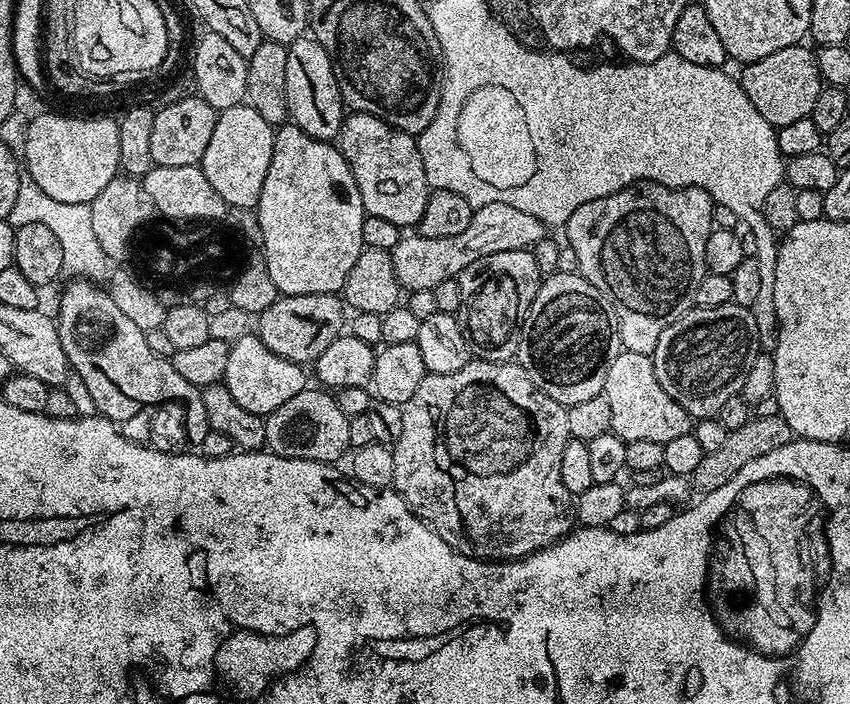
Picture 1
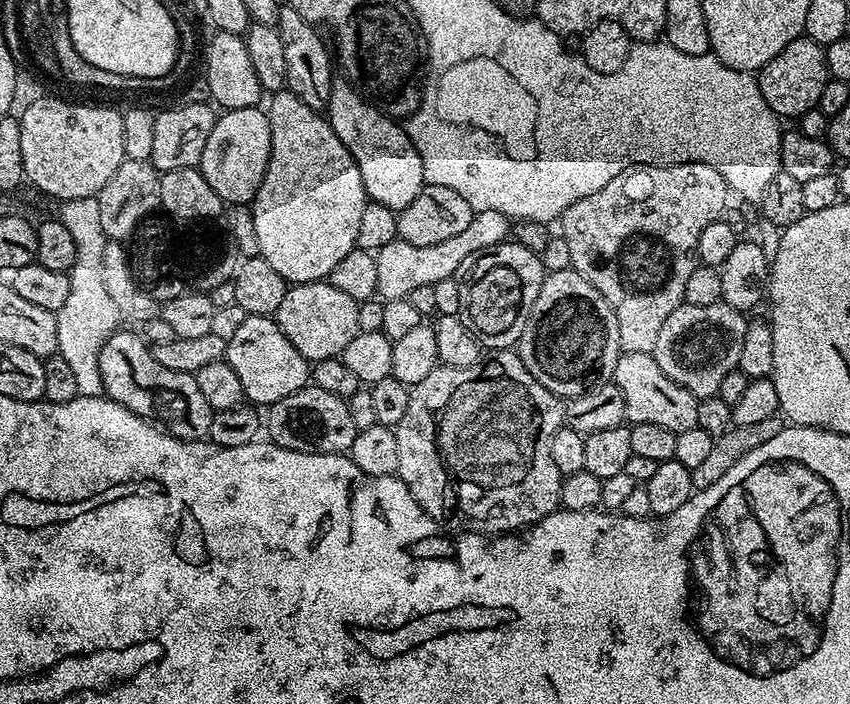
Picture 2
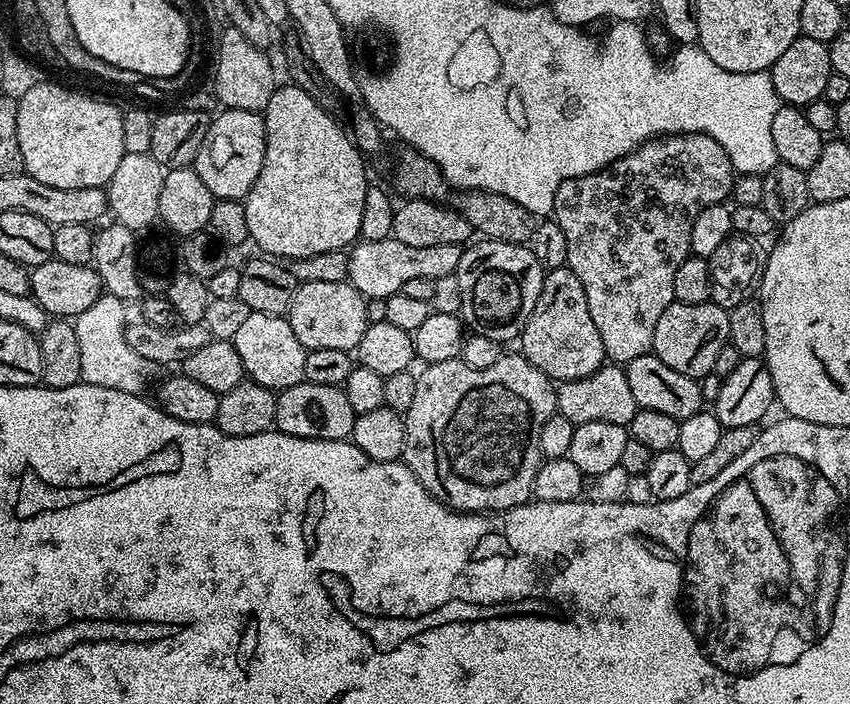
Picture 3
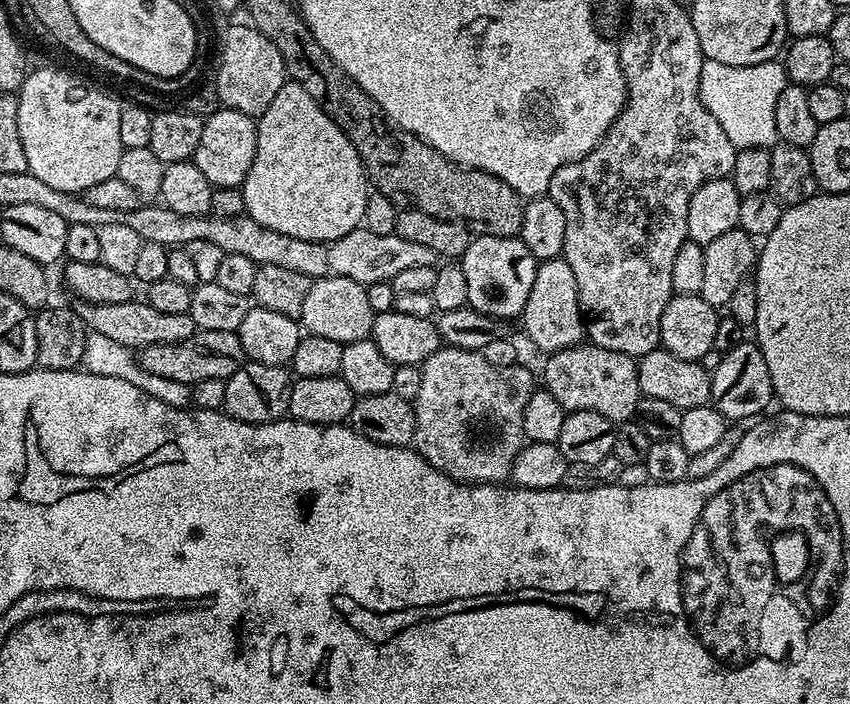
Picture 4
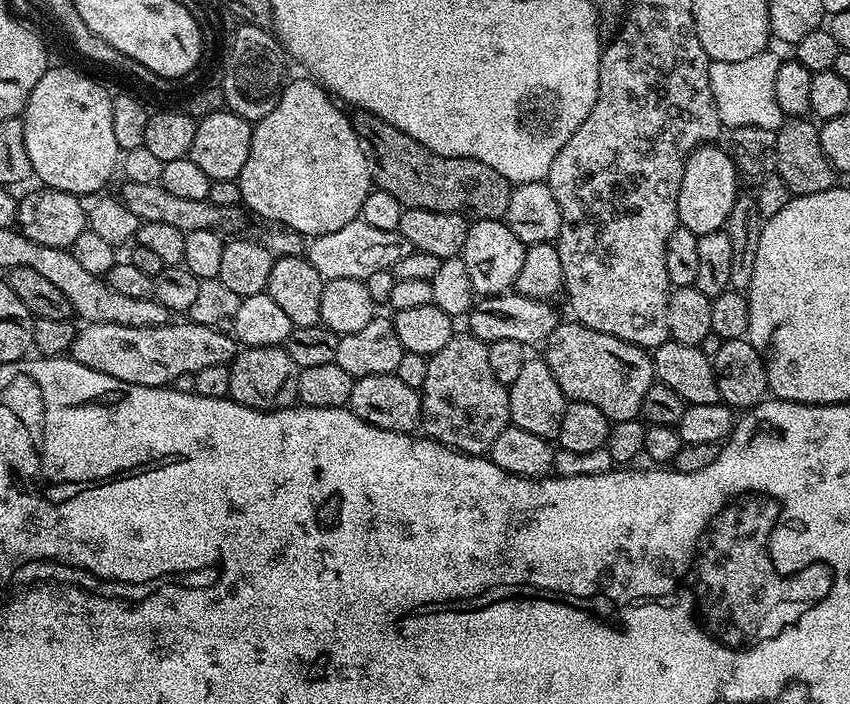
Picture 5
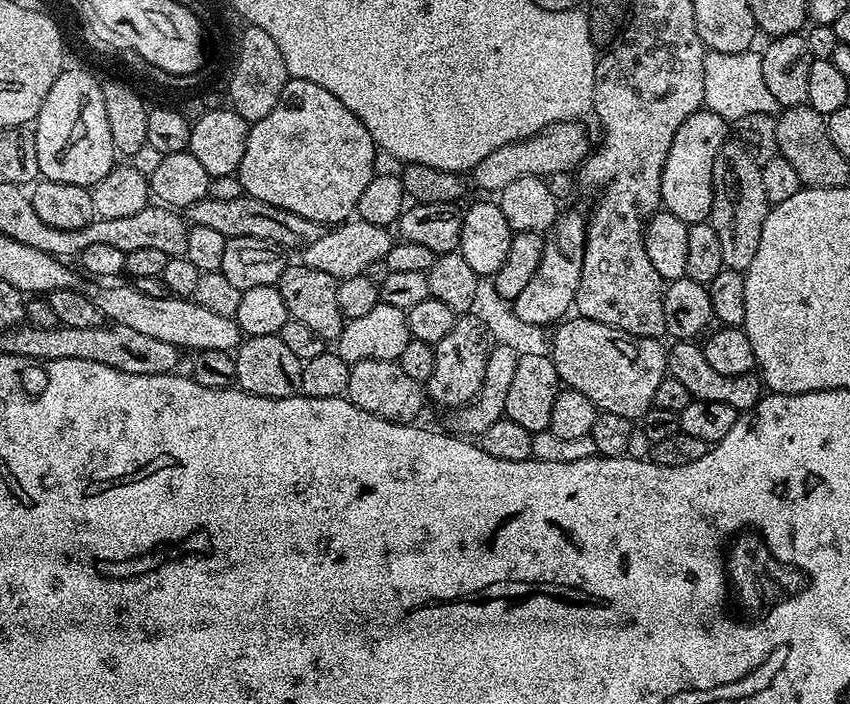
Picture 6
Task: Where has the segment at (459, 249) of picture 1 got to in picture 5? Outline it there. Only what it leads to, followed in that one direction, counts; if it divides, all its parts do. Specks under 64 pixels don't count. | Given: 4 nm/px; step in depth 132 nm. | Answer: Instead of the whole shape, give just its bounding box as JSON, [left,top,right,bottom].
[306,218,413,280]

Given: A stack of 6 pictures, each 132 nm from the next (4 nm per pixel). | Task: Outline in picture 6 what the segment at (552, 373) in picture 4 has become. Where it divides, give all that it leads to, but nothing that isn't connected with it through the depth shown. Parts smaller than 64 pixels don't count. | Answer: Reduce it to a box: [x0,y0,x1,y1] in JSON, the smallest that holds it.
[550,316,668,422]

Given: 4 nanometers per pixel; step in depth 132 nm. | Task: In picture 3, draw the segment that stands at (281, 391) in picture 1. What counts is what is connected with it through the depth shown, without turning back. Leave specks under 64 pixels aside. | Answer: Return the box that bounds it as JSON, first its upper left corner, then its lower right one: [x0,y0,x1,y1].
[231,312,306,390]

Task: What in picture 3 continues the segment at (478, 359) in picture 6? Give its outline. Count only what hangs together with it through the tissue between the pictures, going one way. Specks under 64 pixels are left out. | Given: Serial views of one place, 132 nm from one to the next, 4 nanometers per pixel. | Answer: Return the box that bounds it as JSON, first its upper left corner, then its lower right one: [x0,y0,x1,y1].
[403,354,557,514]

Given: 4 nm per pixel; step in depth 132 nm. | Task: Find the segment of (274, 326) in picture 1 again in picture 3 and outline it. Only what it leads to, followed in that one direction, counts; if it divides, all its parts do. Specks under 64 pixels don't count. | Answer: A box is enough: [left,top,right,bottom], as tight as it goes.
[286,280,368,353]

